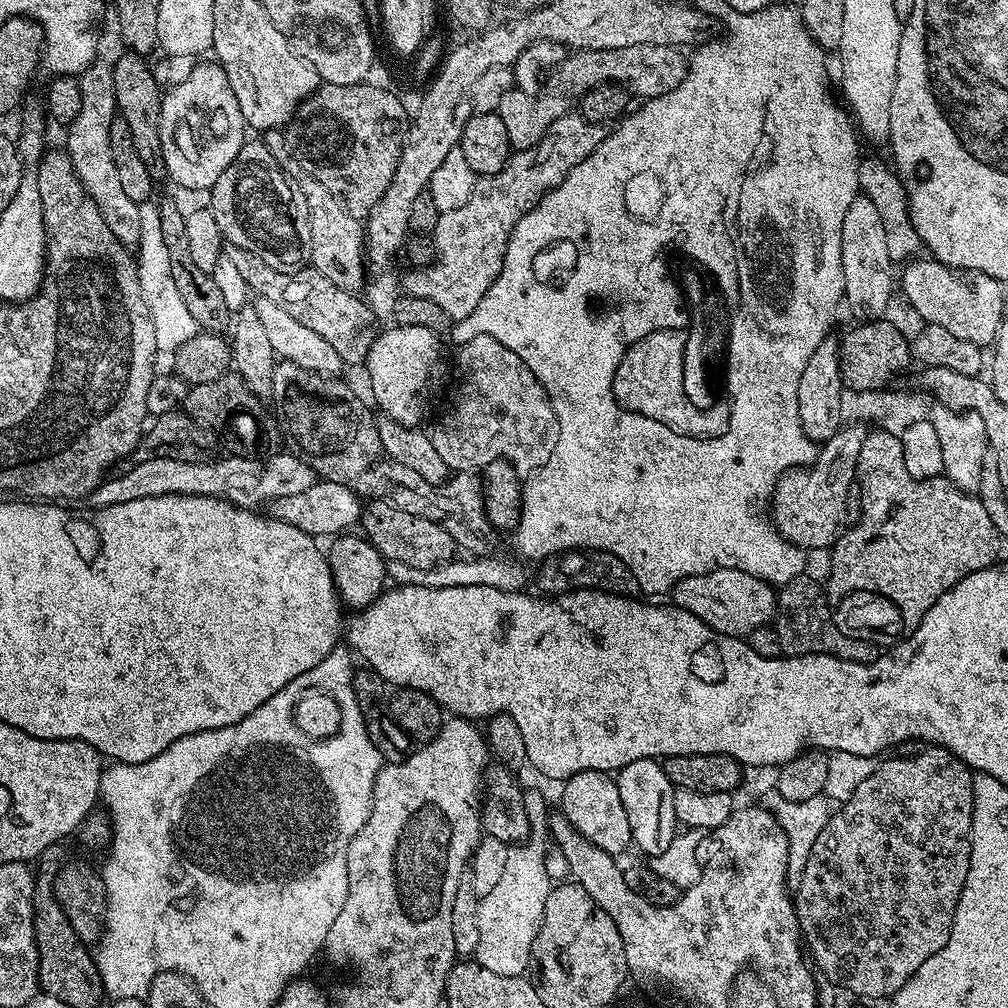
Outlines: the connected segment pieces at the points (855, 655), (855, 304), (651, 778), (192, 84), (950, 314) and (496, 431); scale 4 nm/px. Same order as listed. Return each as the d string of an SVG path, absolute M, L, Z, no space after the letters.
M808 574L794 577L779 589L774 627L784 656L830 654L850 662L870 664L878 655L878 649L872 640L859 640L842 634L839 623L834 619L833 609L828 606L825 593L816 592L816 584Z
M858 194L854 202L850 202L850 210L846 210L846 218L842 218L842 274L844 275L844 300L846 308L853 312L860 322L879 320L885 315L888 303L892 300L892 288L894 292L894 261L890 253L886 251L886 229L882 227L882 217L878 214L878 208L874 202L870 202L867 196Z
M659 759L635 760L630 766L620 769L614 776L618 786L618 794L622 798L622 806L626 806L626 818L630 818L632 844L640 847L648 855L655 858L670 846L675 838L678 825L674 814L674 794L670 778L666 778L666 770Z
M219 63L200 64L185 80L180 80L172 89L163 93L161 102L161 154L167 172L167 179L189 188L192 192L211 190L214 182L234 162L238 150L246 142L246 125L242 118L242 110L238 110L238 98L234 98L234 90L226 78Z
M913 258L903 265L904 273L901 276L899 273L898 288L904 291L909 306L921 316L921 321L943 326L945 330L950 330L950 334L962 338L962 342L991 345L1006 314L1005 285L991 274L977 275L977 280L971 284L966 277L955 272L955 267L942 264L935 258L920 259Z
M472 336L470 342L459 345L458 351L456 376L460 385L452 409L436 429L431 429L434 450L456 474L467 473L467 468L483 469L487 461L496 457L508 459L520 474L537 471L554 454L560 433L546 390L534 378L530 366L494 338Z

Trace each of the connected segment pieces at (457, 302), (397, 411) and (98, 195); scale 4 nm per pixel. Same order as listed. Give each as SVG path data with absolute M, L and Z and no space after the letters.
M569 114L554 121L550 130L546 130L546 134L534 146L521 152L513 151L509 155L506 166L502 170L498 170L498 174L479 177L466 206L458 206L458 210L440 214L434 233L436 258L427 268L409 271L409 276L404 280L403 295L430 298L430 302L438 302L438 306L442 306L442 310L446 310L446 314L453 322L465 320L477 308L478 302L482 302L482 294L486 294L486 290L490 290L494 278L498 278L498 274L502 270L508 239L514 226L518 226L520 219L551 188L556 188L563 182L573 166L585 160L590 154L594 154L594 150L603 142L605 135L605 125L591 124L584 116Z
M396 324L379 333L370 346L366 359L368 366L368 384L372 387L372 396L383 415L389 420L398 422L407 428L423 425L424 411L428 408L428 395L432 392L432 383L440 372L440 340L437 333L426 330L422 326L402 326Z
M93 62L78 79L81 88L81 110L77 117L67 125L68 145L66 151L78 178L84 183L88 196L94 198L94 206L98 206L98 214L106 218L106 226L110 226L114 238L126 246L139 245L146 232L141 205L129 198L123 190L118 178L118 170L114 170L114 158L110 154L110 122L117 116L114 78L108 64Z

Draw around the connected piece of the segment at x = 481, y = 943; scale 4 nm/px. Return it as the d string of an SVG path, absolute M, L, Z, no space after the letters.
M530 786L524 788L524 802L530 835L523 842L509 847L502 878L494 890L490 890L490 894L479 897L478 906L478 950L474 957L475 963L486 966L486 970L494 974L507 976L522 976L529 971L534 938L542 926L546 898L550 898L554 887L554 880L548 877L548 864L544 861L544 836L546 840L549 835L550 809L543 794Z

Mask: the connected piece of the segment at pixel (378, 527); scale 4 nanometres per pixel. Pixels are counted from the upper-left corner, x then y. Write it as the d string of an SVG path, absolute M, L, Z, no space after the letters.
M373 500L363 509L362 532L385 561L406 568L430 570L447 564L453 559L455 552L452 551L458 548L452 535L438 522L430 522L430 518L418 518L418 514L406 514L406 510L398 510L385 500Z

